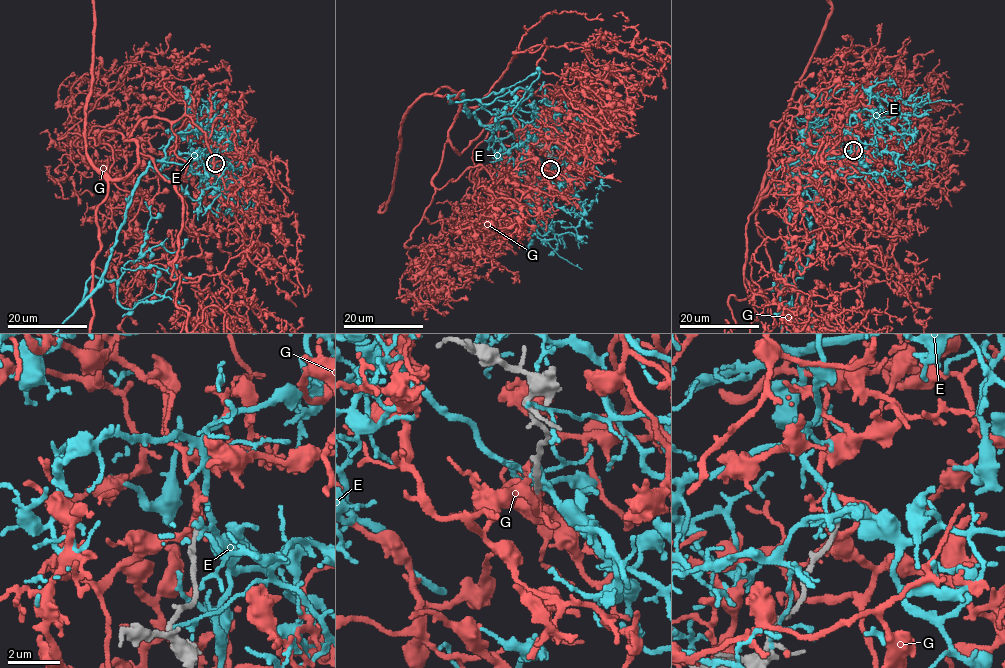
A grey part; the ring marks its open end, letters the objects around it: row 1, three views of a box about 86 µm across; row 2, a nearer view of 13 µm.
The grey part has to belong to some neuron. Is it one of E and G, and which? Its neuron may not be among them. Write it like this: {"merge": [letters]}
{"merge": ["G"]}

